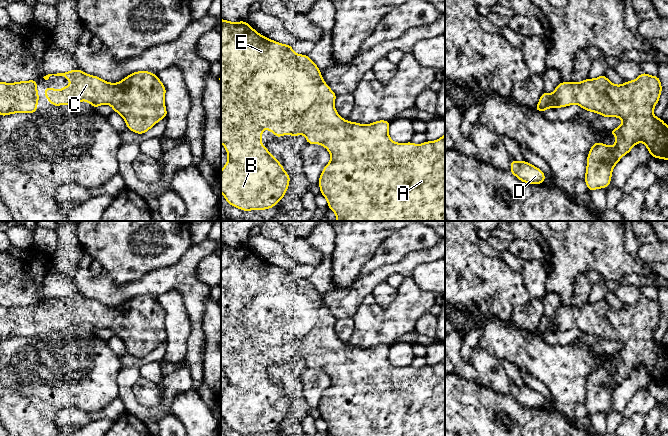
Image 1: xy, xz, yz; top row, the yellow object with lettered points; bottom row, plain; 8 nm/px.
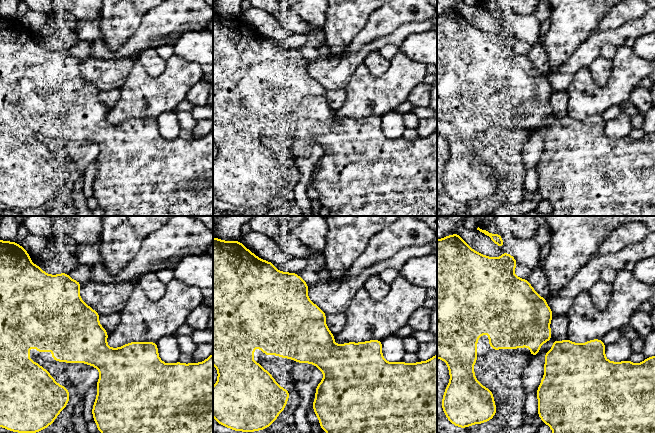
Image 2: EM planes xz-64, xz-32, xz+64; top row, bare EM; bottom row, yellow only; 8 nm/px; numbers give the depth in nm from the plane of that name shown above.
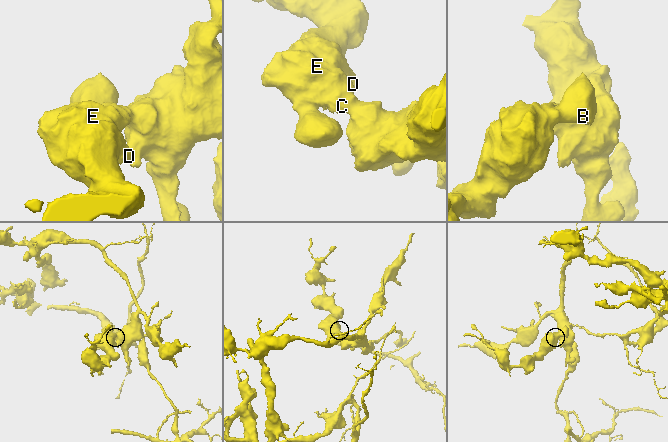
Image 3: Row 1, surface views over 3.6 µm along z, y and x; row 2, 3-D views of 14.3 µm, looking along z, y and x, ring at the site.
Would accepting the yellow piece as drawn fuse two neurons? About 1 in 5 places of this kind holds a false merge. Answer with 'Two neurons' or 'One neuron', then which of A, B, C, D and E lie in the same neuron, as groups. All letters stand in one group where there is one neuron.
One neuron. Groups: A B C D E

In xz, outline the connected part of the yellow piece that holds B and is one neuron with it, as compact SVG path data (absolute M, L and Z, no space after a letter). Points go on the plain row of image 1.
M221 243L221 367L225 370L228 385L221 394L221 417L233 431L243 435L264 434L274 431L284 422L289 411L290 399L281 387L261 368L263 353L266 352L281 362L282 359L297 360L304 358L307 368L321 368L330 377L331 384L323 392L319 402L321 418L328 425L328 433L333 436L445 436L445 358L436 365L427 365L420 369L412 366L395 367L389 361L390 345L380 344L368 349L349 346L338 339L334 325L337 319L324 306L320 293L307 279L296 278L293 269L284 269L268 263L255 255L246 245L229 246Z

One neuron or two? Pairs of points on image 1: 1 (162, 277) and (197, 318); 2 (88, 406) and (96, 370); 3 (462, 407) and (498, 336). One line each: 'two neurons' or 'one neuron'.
1: one neuron
2: one neuron
3: two neurons

